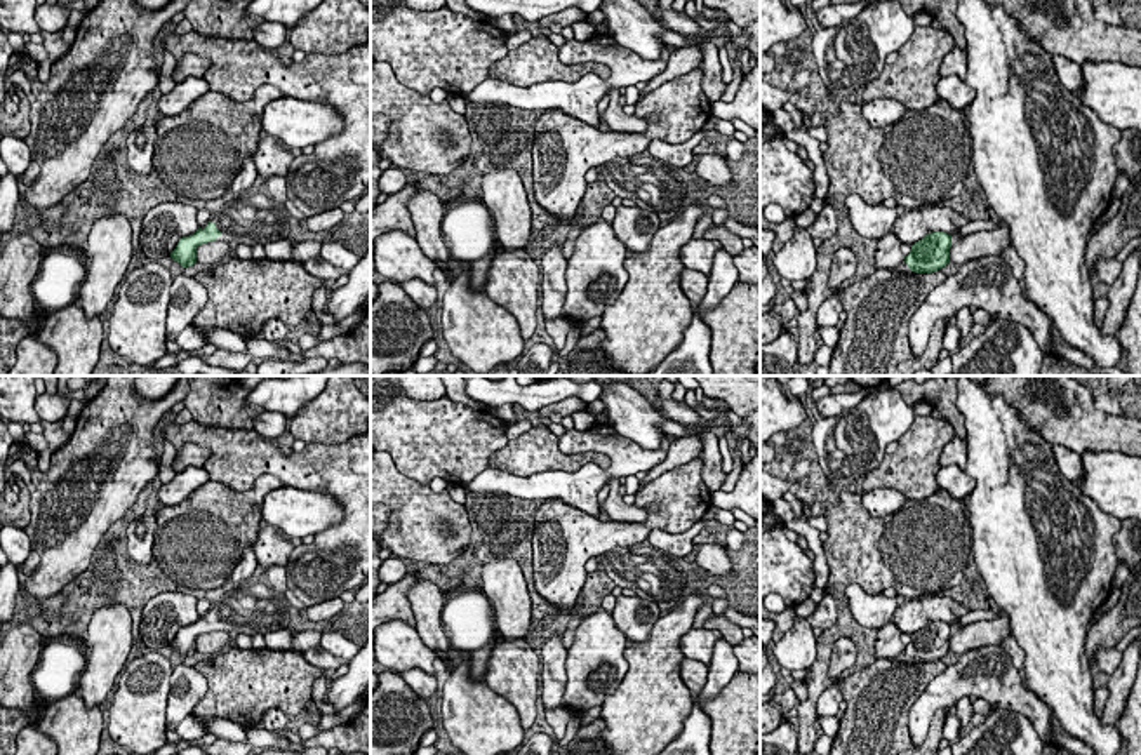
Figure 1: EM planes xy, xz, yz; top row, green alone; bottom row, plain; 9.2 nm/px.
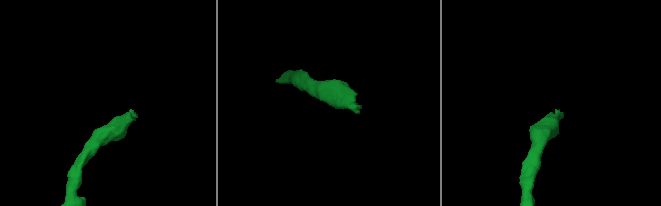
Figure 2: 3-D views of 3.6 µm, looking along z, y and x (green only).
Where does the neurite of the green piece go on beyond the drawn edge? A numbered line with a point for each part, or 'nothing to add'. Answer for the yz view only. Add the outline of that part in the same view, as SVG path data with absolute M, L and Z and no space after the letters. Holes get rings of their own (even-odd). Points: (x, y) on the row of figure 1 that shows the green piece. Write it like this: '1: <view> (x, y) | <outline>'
nothing to add

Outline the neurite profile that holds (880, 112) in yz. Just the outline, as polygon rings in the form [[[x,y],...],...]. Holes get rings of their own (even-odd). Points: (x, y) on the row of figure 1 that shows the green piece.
[[[875,99],[861,104],[863,117],[871,127],[887,127],[896,124],[906,108],[896,99]]]

